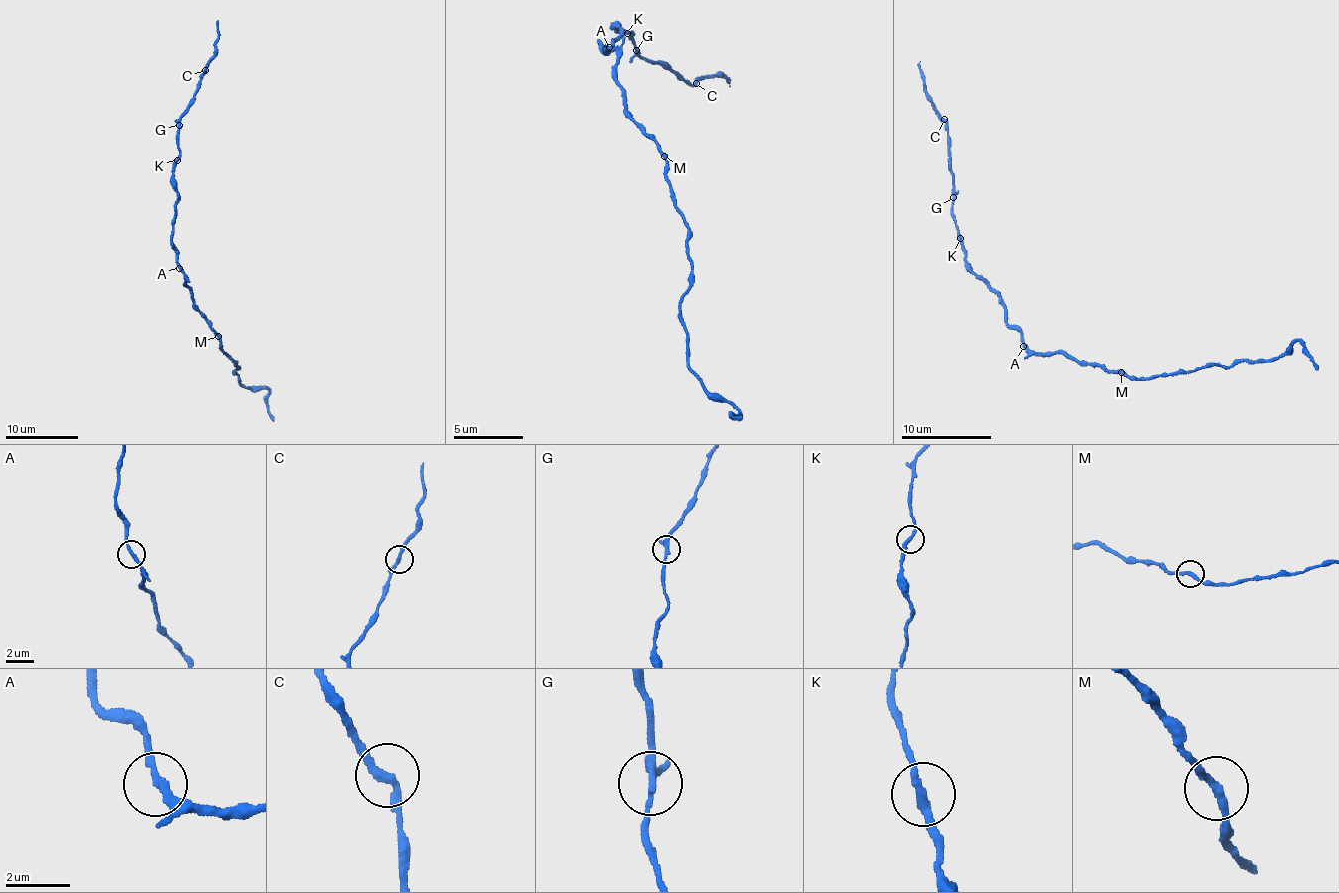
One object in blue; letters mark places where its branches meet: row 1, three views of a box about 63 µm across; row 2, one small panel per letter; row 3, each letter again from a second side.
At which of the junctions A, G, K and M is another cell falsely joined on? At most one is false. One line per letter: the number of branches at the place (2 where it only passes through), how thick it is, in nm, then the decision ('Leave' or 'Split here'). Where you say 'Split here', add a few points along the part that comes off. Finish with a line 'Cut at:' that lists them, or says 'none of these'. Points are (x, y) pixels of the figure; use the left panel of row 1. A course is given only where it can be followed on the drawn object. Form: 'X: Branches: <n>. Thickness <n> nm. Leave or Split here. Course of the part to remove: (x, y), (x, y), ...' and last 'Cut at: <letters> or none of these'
A: Branches: 2. Thickness 240 nm. Leave
G: Branches: 2. Thickness 240 nm. Leave
K: Branches: 2. Thickness 240 nm. Leave
M: Branches: 2. Thickness 240 nm. Leave
Cut at: none of these

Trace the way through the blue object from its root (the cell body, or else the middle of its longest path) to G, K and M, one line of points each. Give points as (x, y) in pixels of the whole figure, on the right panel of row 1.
G: (1034, 353), (1024, 343), (1021, 333), (1006, 322), (1002, 298), (965, 261), (965, 248), (951, 211), (954, 197)
K: (1034, 353), (1024, 343), (1021, 333), (1006, 322), (1002, 298), (970, 268), (960, 238)
M: (1034, 353), (1070, 355), (1113, 372), (1121, 372)

